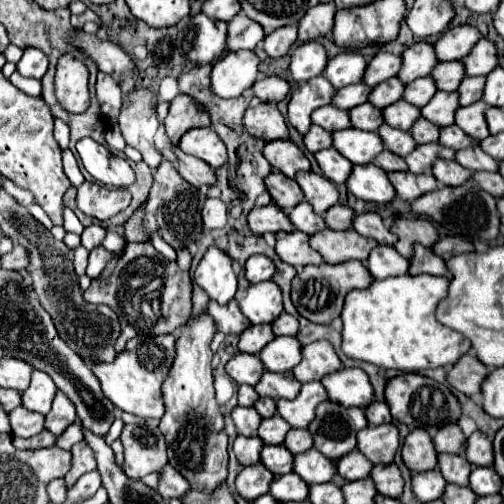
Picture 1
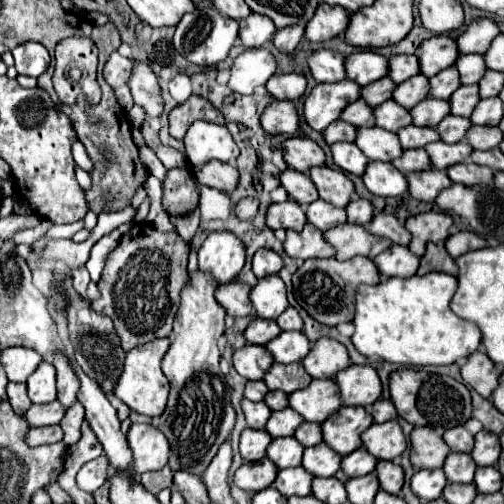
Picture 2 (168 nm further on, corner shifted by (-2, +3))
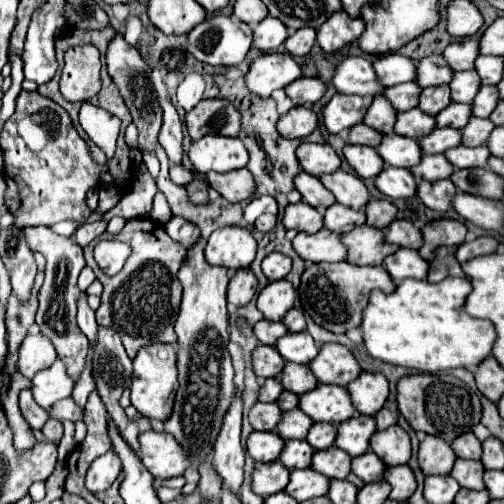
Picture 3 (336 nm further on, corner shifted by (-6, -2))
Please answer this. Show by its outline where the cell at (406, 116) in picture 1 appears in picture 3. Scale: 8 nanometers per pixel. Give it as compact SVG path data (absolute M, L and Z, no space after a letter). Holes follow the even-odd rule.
M451 103L447 105L443 111L439 111L439 115L435 115L437 127L453 127L453 129L463 129L465 123L471 117L471 109L469 105L461 105L461 103Z

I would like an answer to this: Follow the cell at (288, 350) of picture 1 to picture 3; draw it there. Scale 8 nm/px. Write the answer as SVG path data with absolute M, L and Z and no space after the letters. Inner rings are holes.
M307 331L283 335L283 339L279 339L275 343L275 349L281 353L281 357L285 361L303 363L303 365L309 363L311 359L315 359L315 355L319 353L315 341L311 339L311 335L307 335Z

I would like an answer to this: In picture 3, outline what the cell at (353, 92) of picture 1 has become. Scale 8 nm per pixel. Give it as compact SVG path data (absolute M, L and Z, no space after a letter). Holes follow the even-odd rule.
M399 83L399 85L393 85L393 87L387 87L383 91L383 97L393 105L395 111L407 111L407 109L413 109L415 103L417 103L417 97L419 97L419 85L417 83Z

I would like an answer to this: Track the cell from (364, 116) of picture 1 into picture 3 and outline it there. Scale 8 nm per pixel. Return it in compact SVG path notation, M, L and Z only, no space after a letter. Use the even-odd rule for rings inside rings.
M417 107L403 111L403 113L397 113L397 121L395 121L395 133L397 135L421 139L423 135L429 135L433 129L435 129L435 119L425 115Z

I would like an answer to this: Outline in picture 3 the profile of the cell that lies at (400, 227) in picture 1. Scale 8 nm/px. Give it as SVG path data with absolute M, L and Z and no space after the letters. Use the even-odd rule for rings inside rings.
M437 219L437 221L429 221L423 229L423 247L419 249L419 255L425 261L431 261L433 251L441 245L445 247L453 247L453 245L461 245L465 241L465 233L467 227L461 221L455 219Z

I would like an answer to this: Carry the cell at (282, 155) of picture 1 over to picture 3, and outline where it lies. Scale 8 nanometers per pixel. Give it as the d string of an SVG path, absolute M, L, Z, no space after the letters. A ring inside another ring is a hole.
M301 143L297 147L297 159L303 171L315 177L323 173L333 173L341 165L341 159L327 143Z

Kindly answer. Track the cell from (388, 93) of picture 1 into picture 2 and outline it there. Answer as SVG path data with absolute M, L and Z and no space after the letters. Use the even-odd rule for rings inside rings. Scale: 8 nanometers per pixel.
M423 74L401 82L393 92L393 100L397 104L405 106L407 110L411 106L417 106L421 102L421 98L427 98L427 96L429 96L429 80Z

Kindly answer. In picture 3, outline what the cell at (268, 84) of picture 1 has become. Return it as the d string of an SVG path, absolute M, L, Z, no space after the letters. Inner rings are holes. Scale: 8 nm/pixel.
M299 77L291 83L291 87L285 87L287 97L295 103L295 105L313 105L315 101L319 101L325 93L325 83L319 79L309 79L309 77Z

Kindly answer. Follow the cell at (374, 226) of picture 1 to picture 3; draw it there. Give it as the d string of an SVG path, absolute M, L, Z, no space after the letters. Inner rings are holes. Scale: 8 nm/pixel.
M395 219L385 229L385 239L387 239L387 243L395 243L395 245L407 247L407 249L419 249L423 243L421 231L417 227L413 227L413 223L407 219L401 219L401 221Z

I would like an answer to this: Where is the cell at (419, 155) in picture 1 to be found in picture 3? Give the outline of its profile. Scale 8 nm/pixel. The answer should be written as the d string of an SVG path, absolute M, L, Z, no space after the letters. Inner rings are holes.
M485 145L481 147L453 147L445 151L445 157L451 159L455 169L465 169L465 167L487 167L487 159L489 159L489 151Z

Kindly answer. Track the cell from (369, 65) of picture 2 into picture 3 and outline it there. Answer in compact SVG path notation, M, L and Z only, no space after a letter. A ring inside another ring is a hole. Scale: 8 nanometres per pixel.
M389 53L373 61L373 71L383 87L415 79L415 61L397 53Z

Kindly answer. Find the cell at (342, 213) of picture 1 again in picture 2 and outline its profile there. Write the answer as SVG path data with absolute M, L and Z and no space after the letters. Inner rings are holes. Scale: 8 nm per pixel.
M353 198L345 210L347 210L349 222L353 222L353 224L365 226L371 222L371 216L375 216L373 204L369 200L363 200L363 198Z

